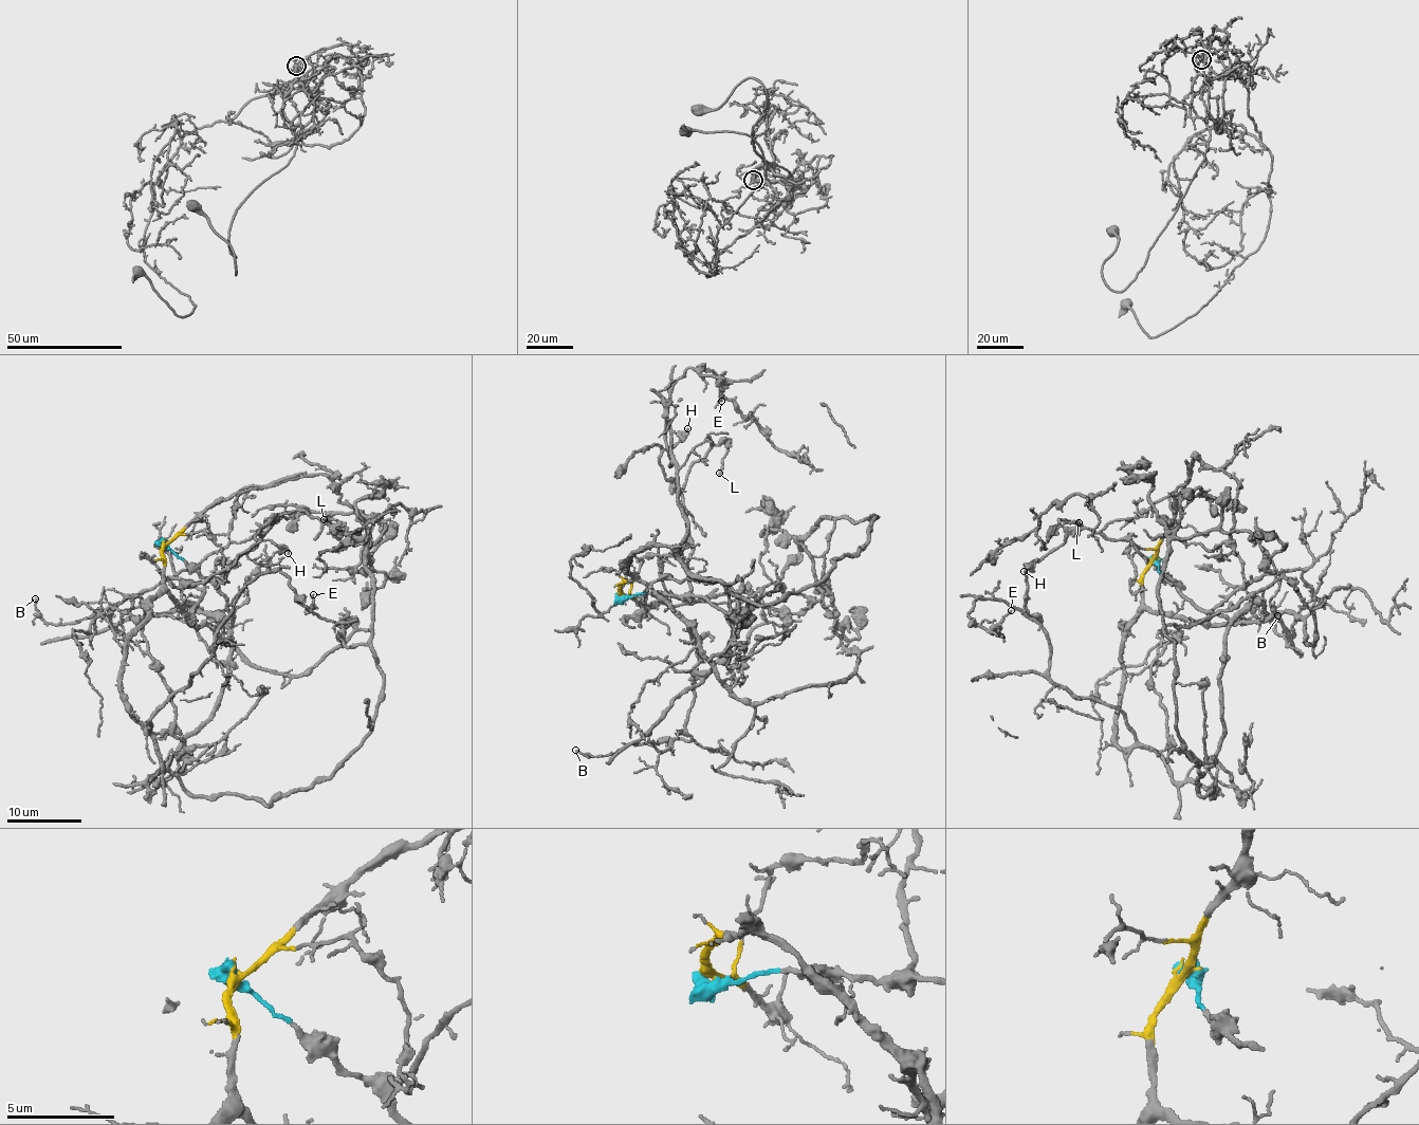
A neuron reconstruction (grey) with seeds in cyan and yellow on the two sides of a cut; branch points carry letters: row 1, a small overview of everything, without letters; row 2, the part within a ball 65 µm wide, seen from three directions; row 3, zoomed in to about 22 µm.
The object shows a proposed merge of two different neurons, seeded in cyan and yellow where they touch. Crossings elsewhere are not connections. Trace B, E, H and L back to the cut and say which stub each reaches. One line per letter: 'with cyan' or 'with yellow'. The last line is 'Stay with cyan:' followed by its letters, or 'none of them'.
B: with yellow
E: with yellow
H: with cyan
L: with cyan
Stay with cyan: H, L

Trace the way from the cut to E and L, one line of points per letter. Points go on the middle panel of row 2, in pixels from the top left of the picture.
E: (622, 595), (636, 578), (631, 555), (677, 556), (686, 532), (668, 389), (688, 368), (718, 381), (722, 401)
L: (621, 595), (684, 596), (689, 591), (683, 482), (690, 465), (720, 442), (726, 449), (719, 474)

